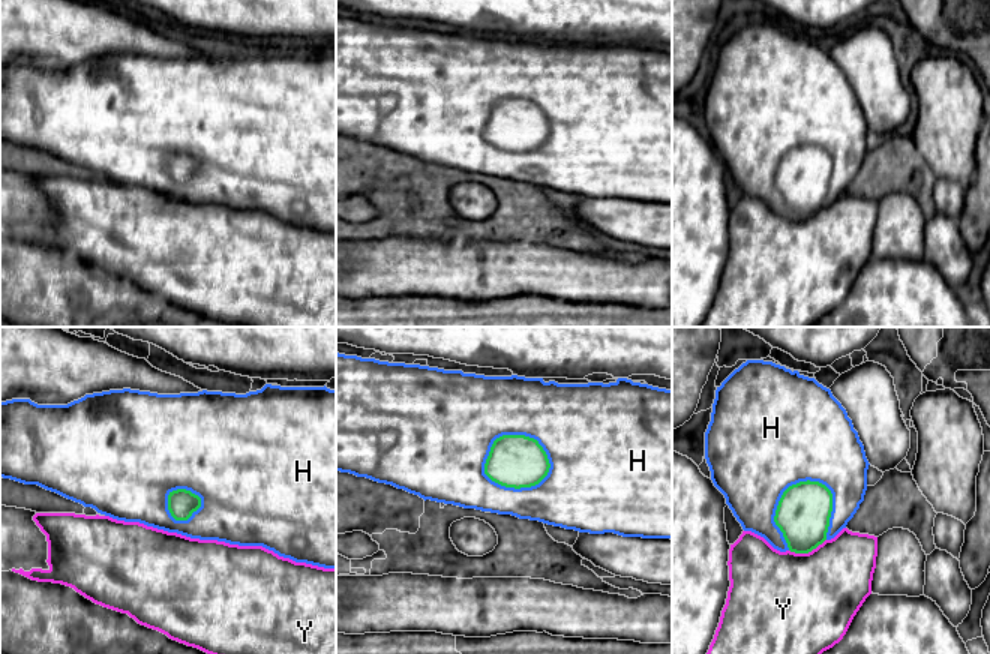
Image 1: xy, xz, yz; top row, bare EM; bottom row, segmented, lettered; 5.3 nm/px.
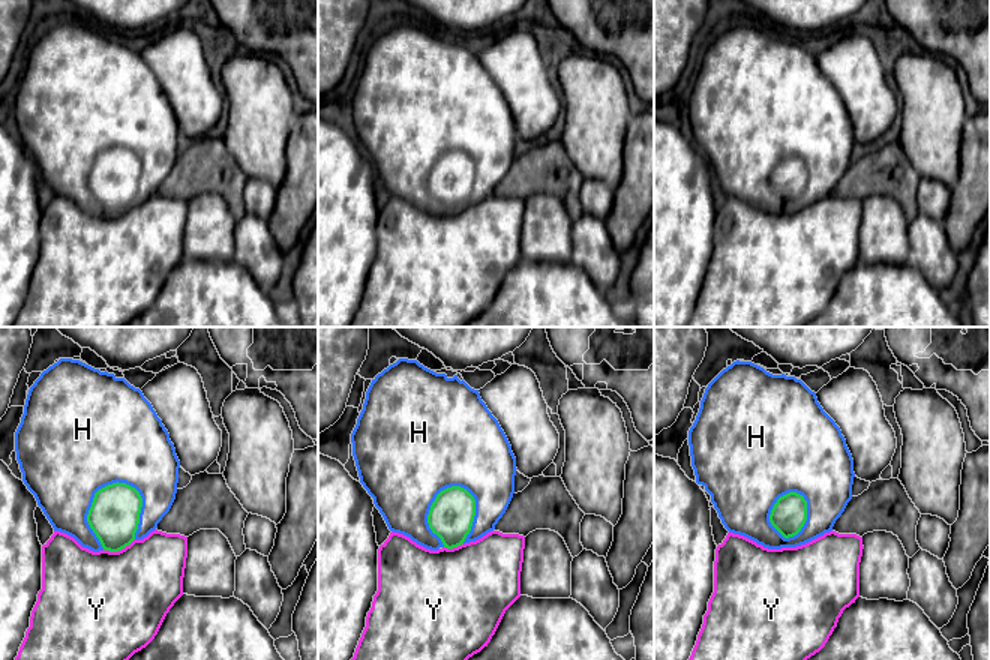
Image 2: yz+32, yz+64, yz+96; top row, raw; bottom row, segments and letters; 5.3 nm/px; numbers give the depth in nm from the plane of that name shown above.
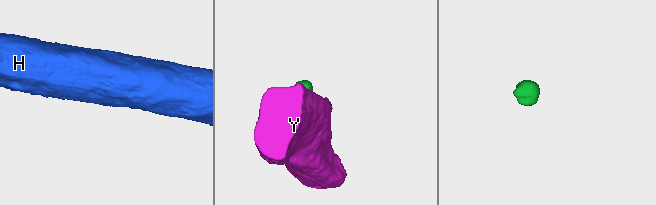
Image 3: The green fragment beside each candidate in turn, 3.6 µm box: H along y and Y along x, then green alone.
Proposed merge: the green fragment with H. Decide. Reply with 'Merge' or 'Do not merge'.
Merge

